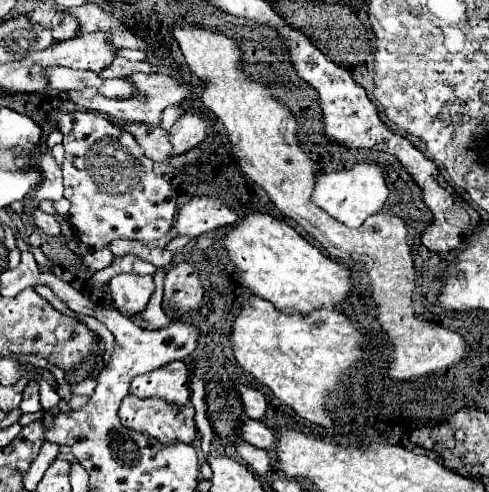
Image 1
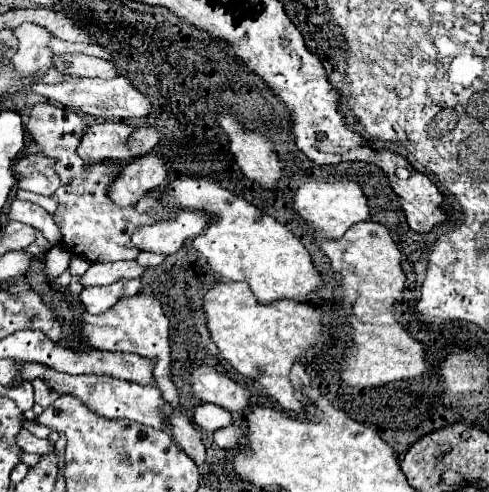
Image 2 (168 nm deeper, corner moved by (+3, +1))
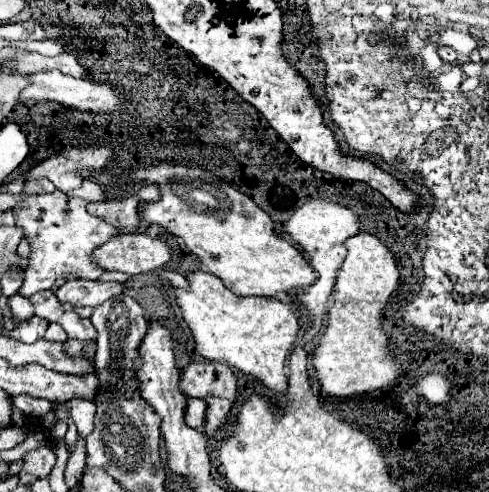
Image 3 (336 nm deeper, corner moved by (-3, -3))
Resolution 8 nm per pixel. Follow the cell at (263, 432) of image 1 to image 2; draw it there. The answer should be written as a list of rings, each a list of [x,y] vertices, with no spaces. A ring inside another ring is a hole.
[[[198,404],[194,406],[194,422],[202,426],[202,430],[218,430],[222,426],[228,426],[232,422],[232,416],[228,410],[222,410],[220,406],[214,404]]]

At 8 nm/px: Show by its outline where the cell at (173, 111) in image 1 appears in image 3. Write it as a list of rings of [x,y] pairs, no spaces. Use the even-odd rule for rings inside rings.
[[[86,178],[82,182],[82,186],[76,190],[76,196],[84,198],[88,202],[96,202],[96,200],[106,200],[108,198],[108,190],[104,190],[104,186],[96,186],[96,182]]]

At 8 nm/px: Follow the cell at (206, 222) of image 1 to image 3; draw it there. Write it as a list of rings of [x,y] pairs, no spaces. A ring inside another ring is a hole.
[[[134,232],[108,240],[96,250],[94,256],[104,270],[140,274],[162,268],[166,262],[170,262],[172,248],[162,236]]]

